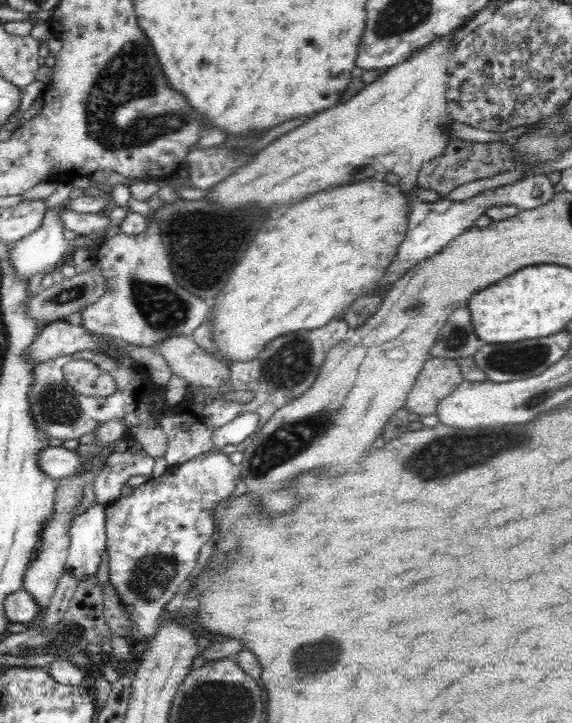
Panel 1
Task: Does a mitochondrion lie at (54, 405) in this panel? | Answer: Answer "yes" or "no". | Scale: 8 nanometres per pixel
yes

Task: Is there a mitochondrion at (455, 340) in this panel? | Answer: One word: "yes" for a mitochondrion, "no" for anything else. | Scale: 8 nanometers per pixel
yes

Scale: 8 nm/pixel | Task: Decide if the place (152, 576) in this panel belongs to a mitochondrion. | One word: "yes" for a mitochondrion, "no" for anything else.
yes

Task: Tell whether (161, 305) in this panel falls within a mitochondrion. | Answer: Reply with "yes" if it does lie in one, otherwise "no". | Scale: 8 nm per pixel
yes

